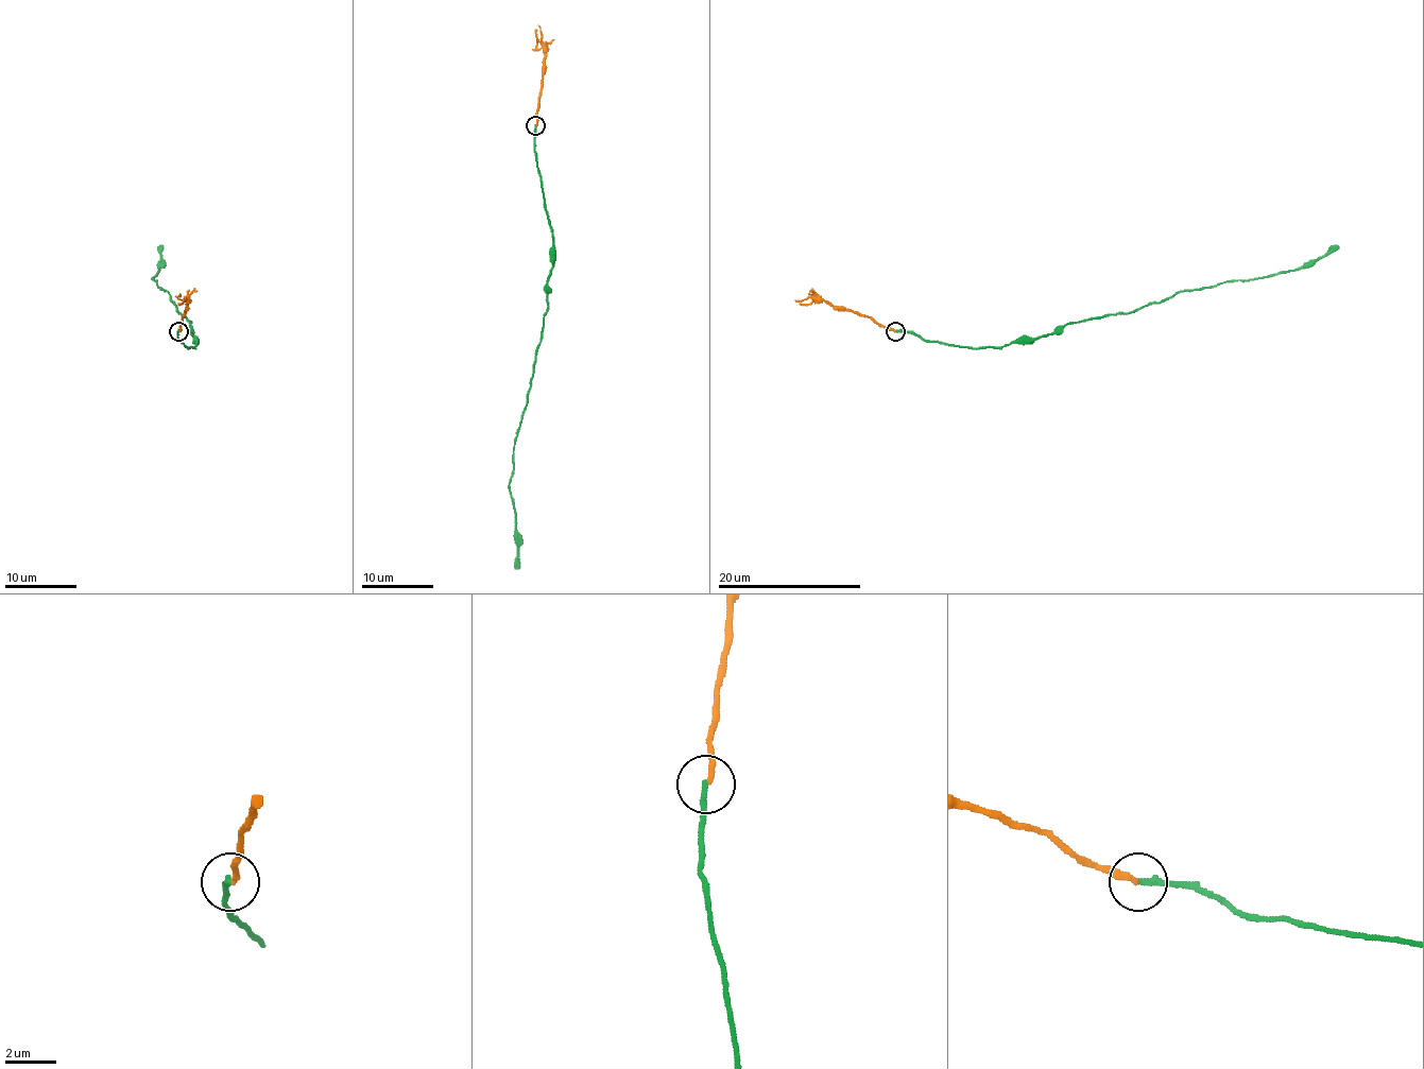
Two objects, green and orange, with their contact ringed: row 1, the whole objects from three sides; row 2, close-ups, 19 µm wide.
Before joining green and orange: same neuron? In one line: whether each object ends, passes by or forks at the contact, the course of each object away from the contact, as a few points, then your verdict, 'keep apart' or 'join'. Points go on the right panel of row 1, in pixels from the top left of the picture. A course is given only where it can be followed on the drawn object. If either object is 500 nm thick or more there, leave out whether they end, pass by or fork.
green ends | orange ends | green via (896, 330), (954, 346), (1032, 343), (1058, 334), (1068, 323), (1133, 312), (1181, 291), (1307, 268), (1339, 246) | orange via (896, 330), (879, 327), (851, 311), (838, 311), (824, 302), (811, 298), (795, 299) | keep apart

